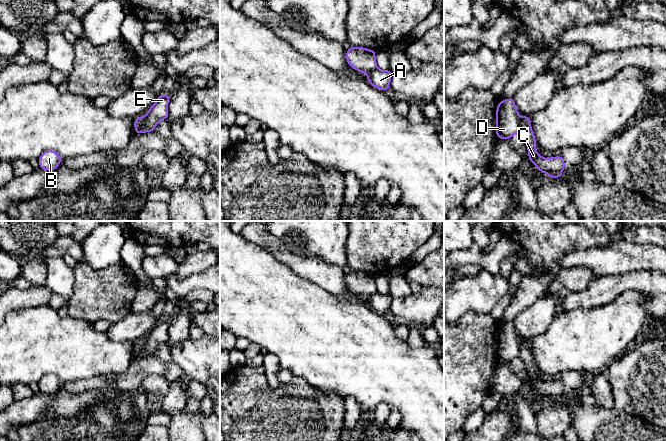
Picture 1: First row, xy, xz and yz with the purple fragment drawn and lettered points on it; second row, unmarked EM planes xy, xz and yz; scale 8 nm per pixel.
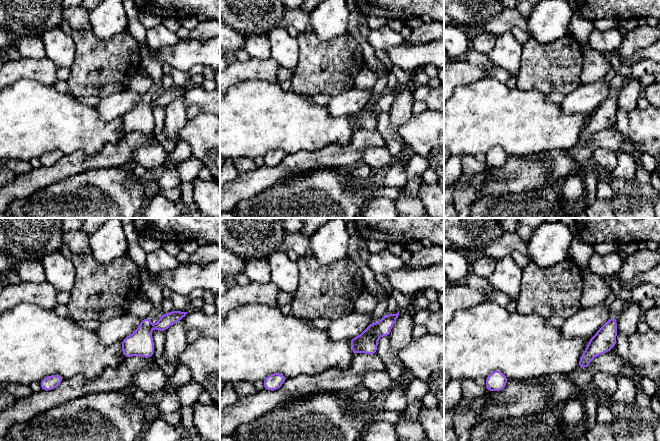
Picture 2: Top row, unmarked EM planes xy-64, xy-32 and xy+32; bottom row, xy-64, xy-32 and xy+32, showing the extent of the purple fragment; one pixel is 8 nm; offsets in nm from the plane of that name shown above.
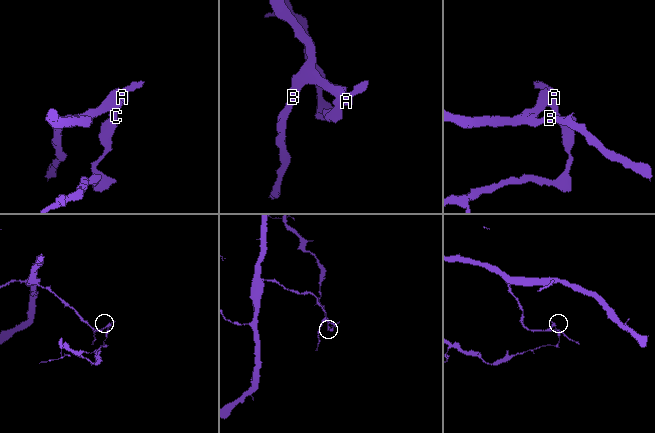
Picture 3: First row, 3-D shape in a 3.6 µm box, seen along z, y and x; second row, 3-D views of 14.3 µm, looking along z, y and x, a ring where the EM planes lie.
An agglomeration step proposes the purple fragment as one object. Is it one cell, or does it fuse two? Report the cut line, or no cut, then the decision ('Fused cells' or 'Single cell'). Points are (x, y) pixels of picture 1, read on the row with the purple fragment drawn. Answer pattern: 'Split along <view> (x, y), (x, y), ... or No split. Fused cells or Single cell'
Split along xy (146, 114), (146, 129), (136, 131). Fused cells

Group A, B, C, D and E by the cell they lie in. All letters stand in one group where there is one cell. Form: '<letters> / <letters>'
A C E / B D

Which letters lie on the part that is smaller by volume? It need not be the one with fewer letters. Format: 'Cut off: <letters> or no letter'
Cut off: A, C, E

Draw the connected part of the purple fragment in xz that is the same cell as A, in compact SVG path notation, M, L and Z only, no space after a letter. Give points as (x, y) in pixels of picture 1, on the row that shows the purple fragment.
M376 68L367 73L367 81L377 89L389 91L392 75L391 70L381 70Z

